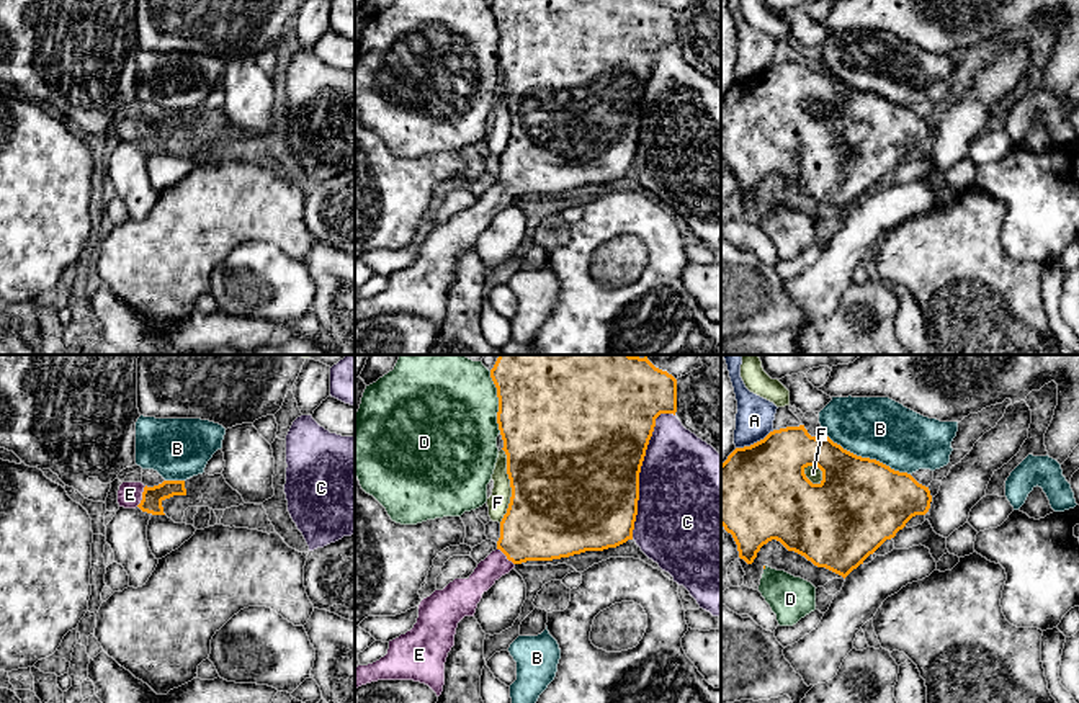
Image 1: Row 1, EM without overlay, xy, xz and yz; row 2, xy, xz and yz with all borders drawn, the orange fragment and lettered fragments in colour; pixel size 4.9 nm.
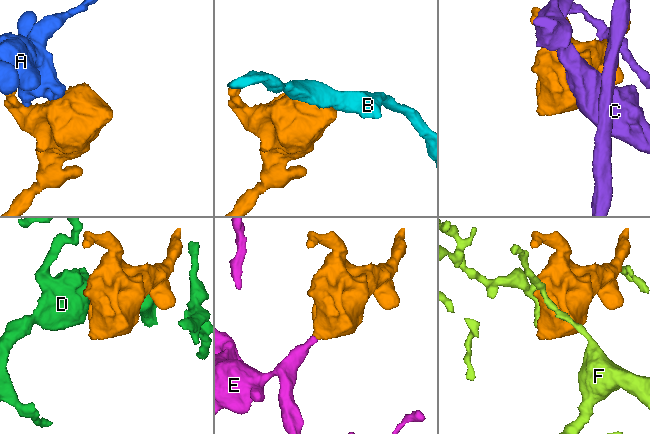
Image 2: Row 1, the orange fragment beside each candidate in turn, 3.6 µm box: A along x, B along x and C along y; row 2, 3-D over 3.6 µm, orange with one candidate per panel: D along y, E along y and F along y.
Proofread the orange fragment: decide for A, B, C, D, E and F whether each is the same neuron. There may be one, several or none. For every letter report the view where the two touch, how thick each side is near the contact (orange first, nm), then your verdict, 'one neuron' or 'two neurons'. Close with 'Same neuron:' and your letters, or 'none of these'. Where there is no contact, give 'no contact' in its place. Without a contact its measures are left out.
A: contact in yz; calibres 480 and 190 nm; two neurons
B: contact in yz; calibres 440 and 300 nm; two neurons
C: contact in xz; calibres 500 and 480 nm; two neurons
D: contact in xz; calibres 500 and 480 nm; two neurons
E: contact in xy; calibres 100 and 120 nm; one neuron
F: contact in xz; calibres 500 and 100 nm; two neurons
Same neuron: E

